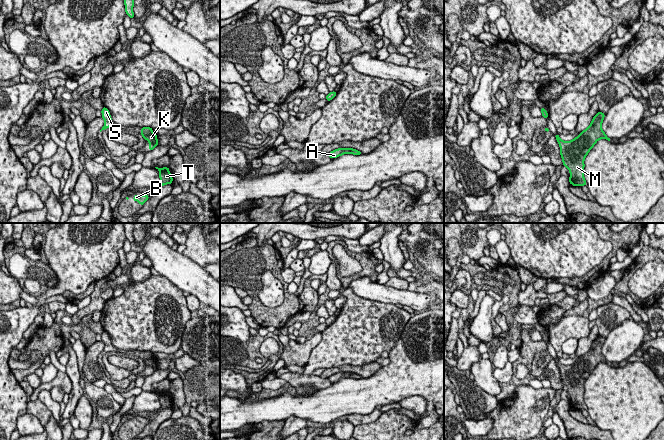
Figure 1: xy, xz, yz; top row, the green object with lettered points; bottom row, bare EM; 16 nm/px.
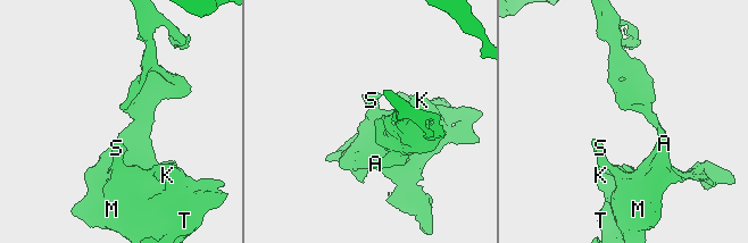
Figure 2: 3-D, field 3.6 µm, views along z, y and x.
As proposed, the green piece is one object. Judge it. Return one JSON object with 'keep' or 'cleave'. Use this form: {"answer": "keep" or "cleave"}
{"answer": "keep"}

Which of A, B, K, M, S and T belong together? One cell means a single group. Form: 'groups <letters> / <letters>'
groups A B K M S T

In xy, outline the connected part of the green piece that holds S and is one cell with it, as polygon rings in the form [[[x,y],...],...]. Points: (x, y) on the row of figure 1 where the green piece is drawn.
[[[103,106],[101,113],[102,113],[102,118],[105,121],[105,125],[102,127],[102,129],[100,130],[100,132],[102,130],[105,130],[105,129],[111,127],[112,123],[113,123],[113,121],[111,119],[111,115],[109,113],[109,110],[106,107]]]

